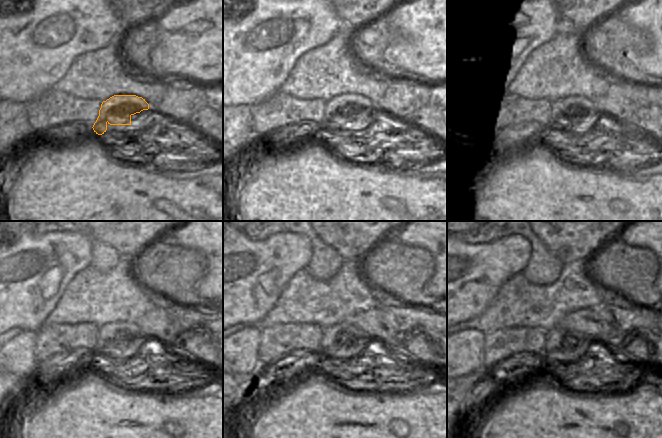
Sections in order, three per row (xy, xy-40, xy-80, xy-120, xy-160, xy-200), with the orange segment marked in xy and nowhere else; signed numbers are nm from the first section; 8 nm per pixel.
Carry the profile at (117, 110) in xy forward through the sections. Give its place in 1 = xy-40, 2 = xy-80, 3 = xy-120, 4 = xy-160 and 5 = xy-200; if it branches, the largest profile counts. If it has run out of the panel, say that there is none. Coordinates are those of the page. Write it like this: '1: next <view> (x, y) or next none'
1: next xy-40 (340, 111)
2: next xy-80 (560, 118)
3: next xy-120 (106, 340)
4: next xy-160 (333, 341)
5: next xy-200 (558, 342)

